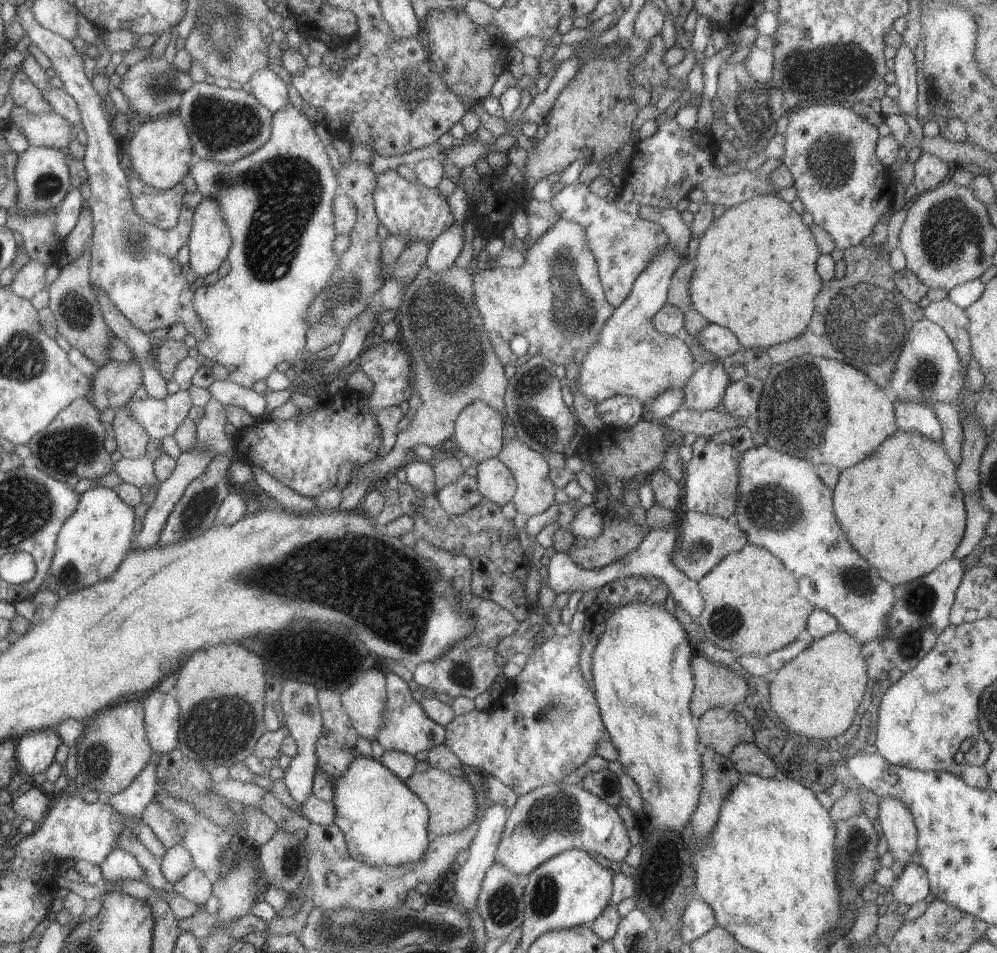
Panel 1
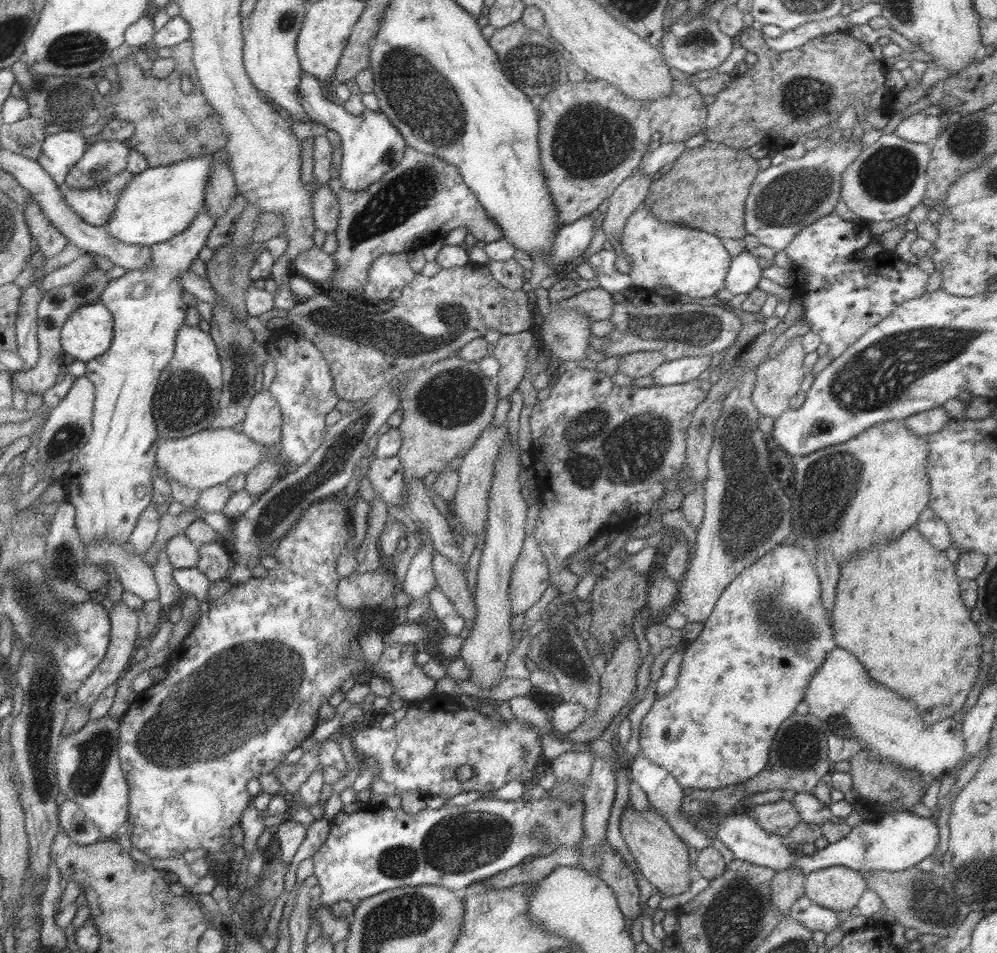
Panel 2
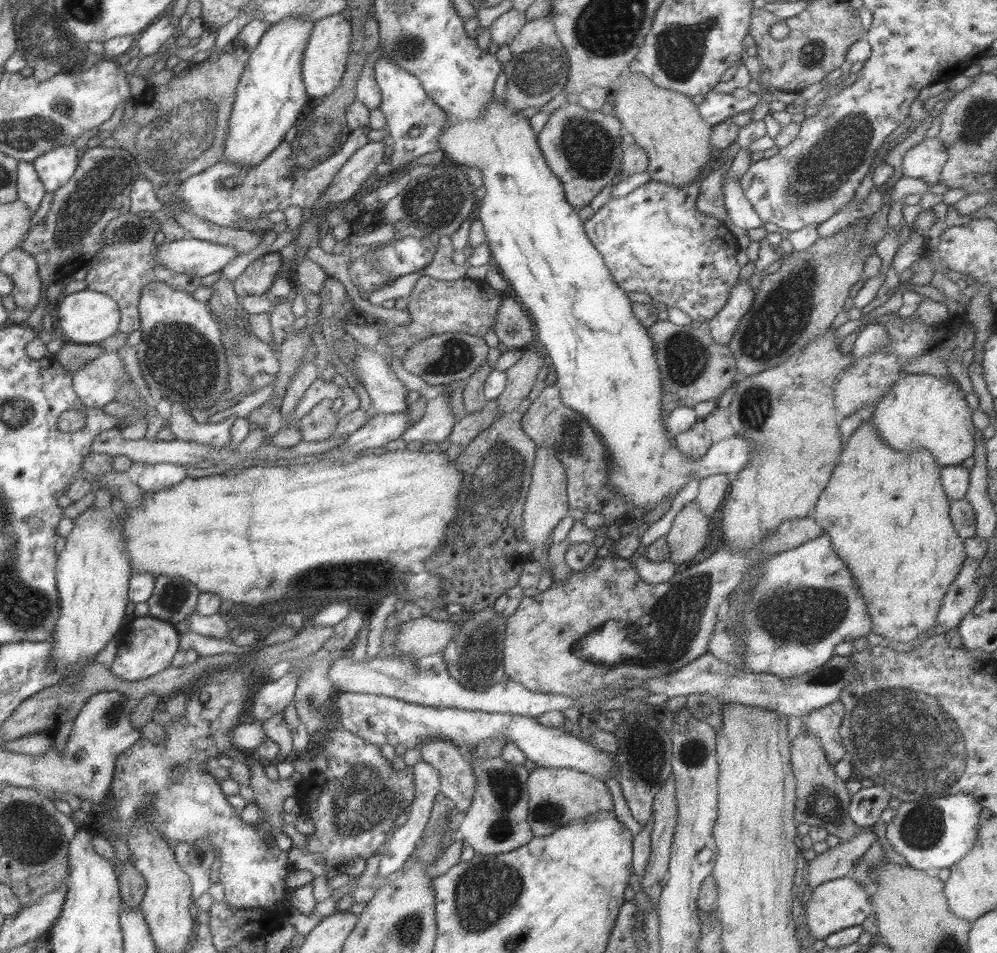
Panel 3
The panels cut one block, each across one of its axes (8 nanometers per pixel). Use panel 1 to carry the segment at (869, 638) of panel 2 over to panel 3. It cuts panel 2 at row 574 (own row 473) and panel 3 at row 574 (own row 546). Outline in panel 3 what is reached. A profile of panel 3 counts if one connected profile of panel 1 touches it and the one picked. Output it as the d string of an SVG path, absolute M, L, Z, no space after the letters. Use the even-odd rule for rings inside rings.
M871 421L863 422L861 426L857 427L857 430L851 433L849 438L846 438L841 449L841 454L838 454L835 468L833 468L831 476L827 484L823 487L821 494L817 497L813 511L811 512L811 517L828 536L833 550L839 555L839 558L844 564L847 565L852 577L859 584L860 595L864 598L868 610L867 614L871 618L871 633L884 637L885 640L891 642L891 648L896 643L913 642L918 639L920 634L936 626L935 618L939 610L940 598L943 598L947 587L951 584L952 578L955 578L963 561L967 558L963 550L963 540L954 531L953 525L951 524L951 517L948 515L949 500L939 478L942 466L938 462L935 462L931 456L932 454L927 454L927 450L925 449L917 449L906 455L895 452L889 446L885 446L883 440L879 440L879 434L873 428Z

